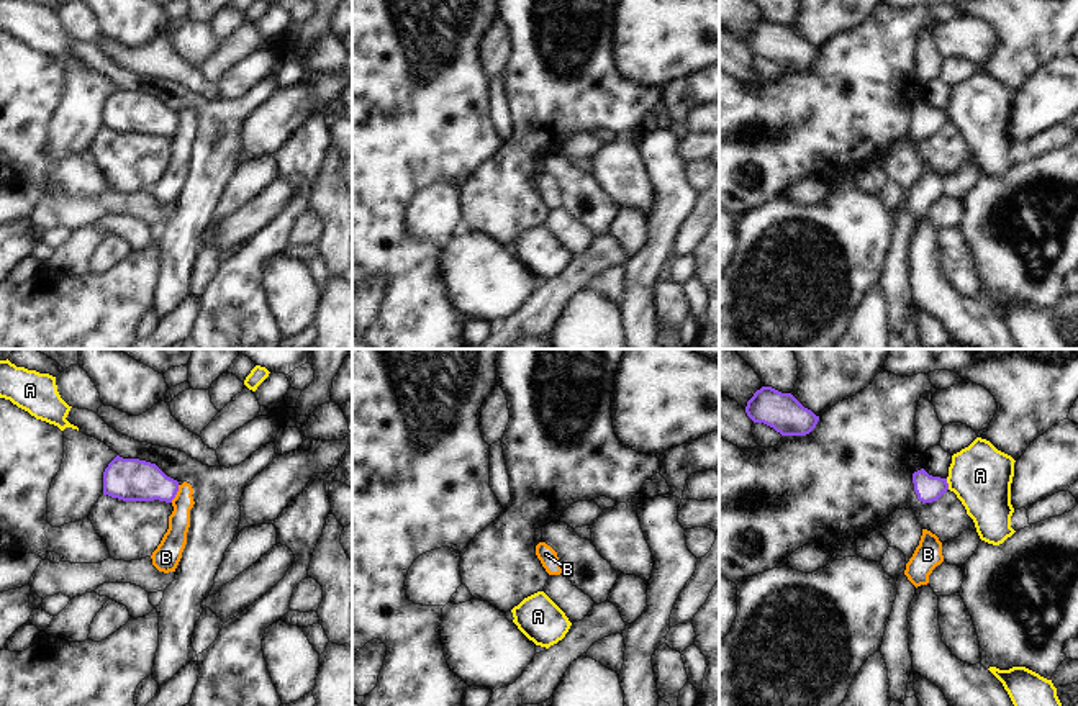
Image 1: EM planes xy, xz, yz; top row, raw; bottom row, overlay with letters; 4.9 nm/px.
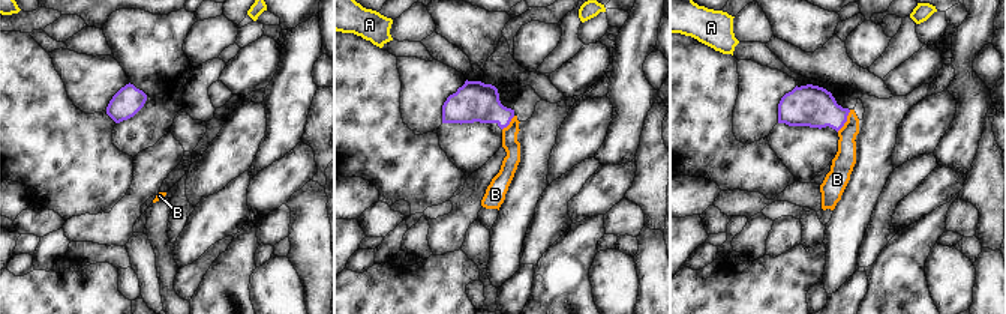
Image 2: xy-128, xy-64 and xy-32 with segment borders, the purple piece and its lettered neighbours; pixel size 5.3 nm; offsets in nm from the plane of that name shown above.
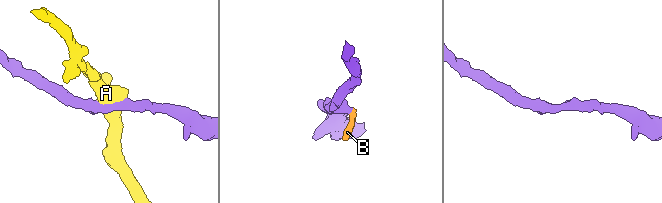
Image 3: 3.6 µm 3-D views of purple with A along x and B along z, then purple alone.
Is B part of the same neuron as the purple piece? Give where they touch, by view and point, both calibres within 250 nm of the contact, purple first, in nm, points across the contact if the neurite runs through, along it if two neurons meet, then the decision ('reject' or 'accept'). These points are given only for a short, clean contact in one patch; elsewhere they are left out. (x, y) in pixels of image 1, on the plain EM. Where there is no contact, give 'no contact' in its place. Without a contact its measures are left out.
meets purple in xy at (176, 126); 200 nm thick on the purple side, 120 nm on the other; border along xy (179, 118), (171, 135); reject

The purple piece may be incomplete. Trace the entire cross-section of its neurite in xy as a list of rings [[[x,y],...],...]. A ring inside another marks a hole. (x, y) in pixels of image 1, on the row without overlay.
[[[116,88],[103,105],[103,128],[123,134],[172,136],[177,124],[179,115],[146,93]]]

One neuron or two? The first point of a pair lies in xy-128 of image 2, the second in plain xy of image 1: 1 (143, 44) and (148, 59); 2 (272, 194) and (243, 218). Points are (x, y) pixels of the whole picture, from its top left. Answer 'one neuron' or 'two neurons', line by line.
1: two neurons
2: one neuron

